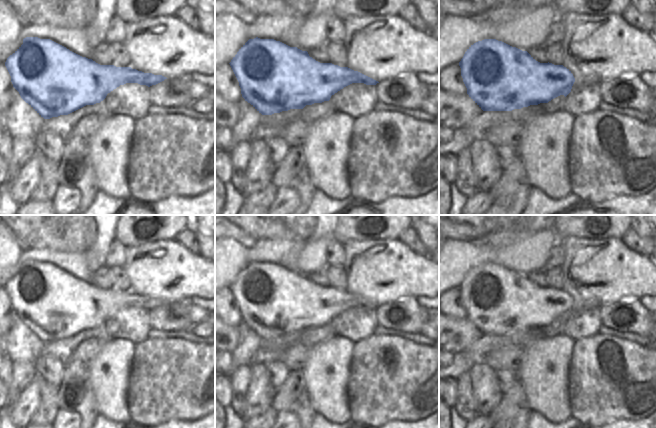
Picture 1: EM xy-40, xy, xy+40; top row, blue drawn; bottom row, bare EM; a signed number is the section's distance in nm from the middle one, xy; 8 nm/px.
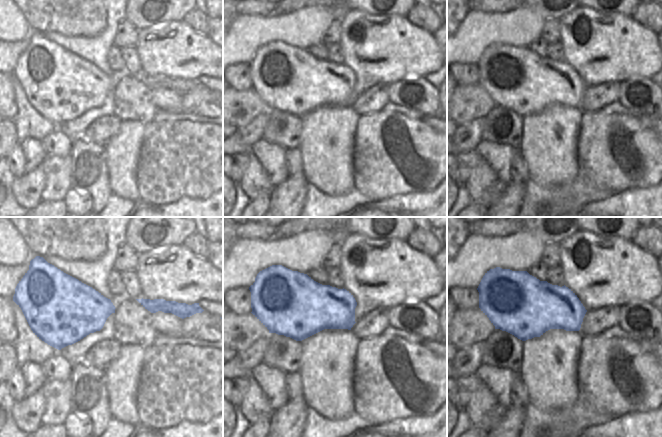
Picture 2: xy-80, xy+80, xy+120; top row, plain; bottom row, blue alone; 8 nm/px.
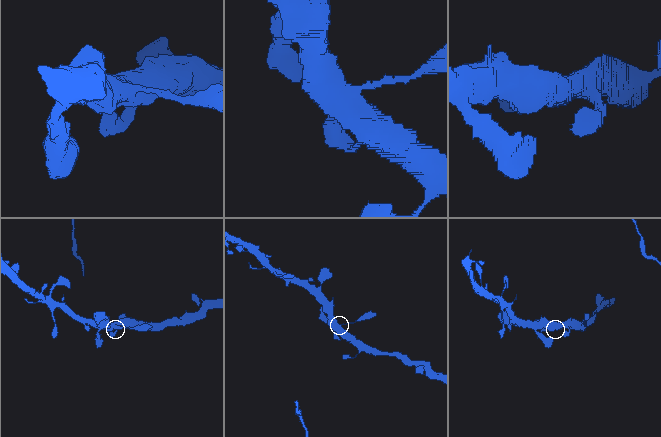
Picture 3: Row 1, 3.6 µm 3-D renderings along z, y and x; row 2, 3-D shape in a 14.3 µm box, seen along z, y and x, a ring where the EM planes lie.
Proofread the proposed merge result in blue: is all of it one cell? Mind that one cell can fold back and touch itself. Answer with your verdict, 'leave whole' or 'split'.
leave whole

